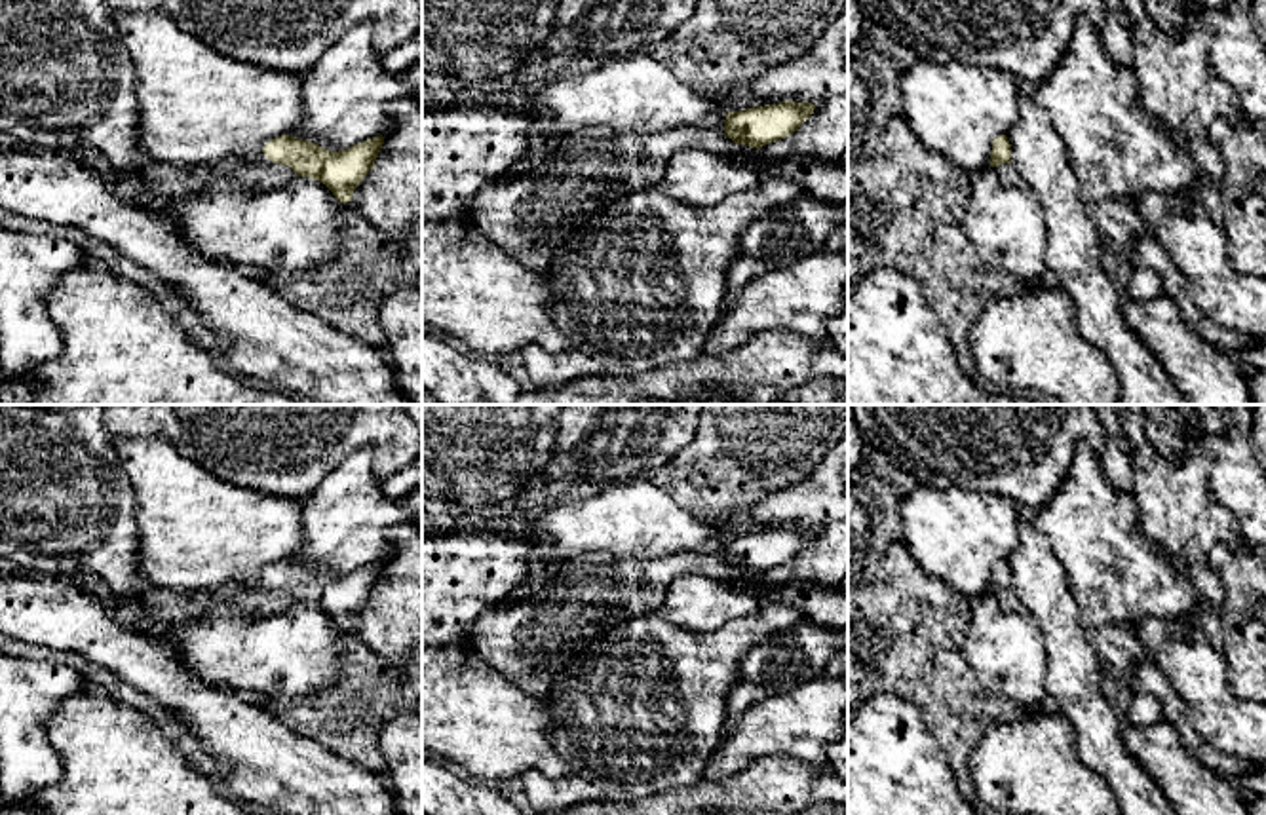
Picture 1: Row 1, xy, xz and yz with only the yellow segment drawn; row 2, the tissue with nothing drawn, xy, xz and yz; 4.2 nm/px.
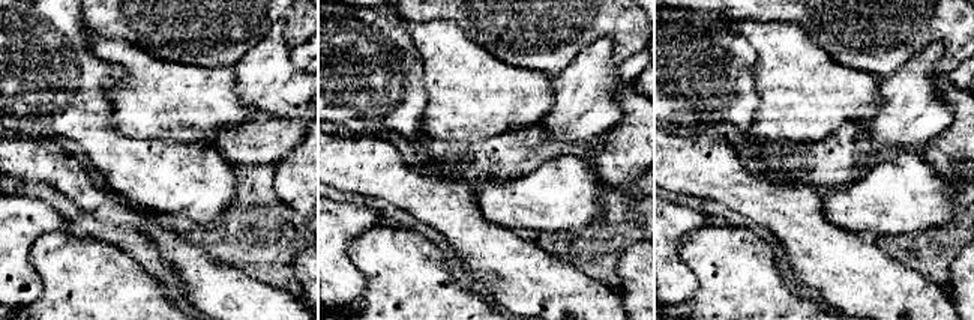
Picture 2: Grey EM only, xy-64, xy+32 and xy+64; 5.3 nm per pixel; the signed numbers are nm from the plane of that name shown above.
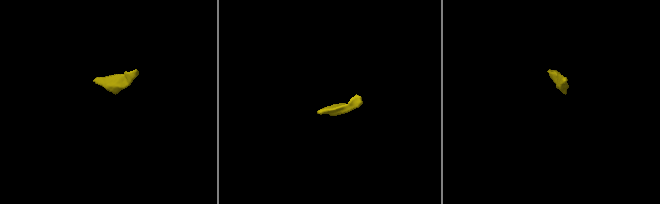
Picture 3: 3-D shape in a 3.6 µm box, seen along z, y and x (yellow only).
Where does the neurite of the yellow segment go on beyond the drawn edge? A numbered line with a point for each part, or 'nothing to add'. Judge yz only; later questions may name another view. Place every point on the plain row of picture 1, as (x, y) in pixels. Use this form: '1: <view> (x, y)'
1: yz (1008, 599)

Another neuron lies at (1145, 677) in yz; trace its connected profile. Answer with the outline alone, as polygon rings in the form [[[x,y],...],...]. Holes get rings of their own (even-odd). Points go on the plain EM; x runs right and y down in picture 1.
[[[1144,655],[1137,659],[1129,673],[1129,688],[1135,695],[1152,695],[1163,711],[1163,720],[1175,726],[1184,749],[1203,762],[1218,777],[1237,785],[1237,781],[1255,771],[1255,766],[1237,760],[1236,756],[1205,743],[1192,728],[1192,716],[1184,701],[1169,684],[1160,667]]]

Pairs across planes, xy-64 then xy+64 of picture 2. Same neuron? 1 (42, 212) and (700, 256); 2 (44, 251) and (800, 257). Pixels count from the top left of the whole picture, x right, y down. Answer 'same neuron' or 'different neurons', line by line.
1: different neurons
2: different neurons

